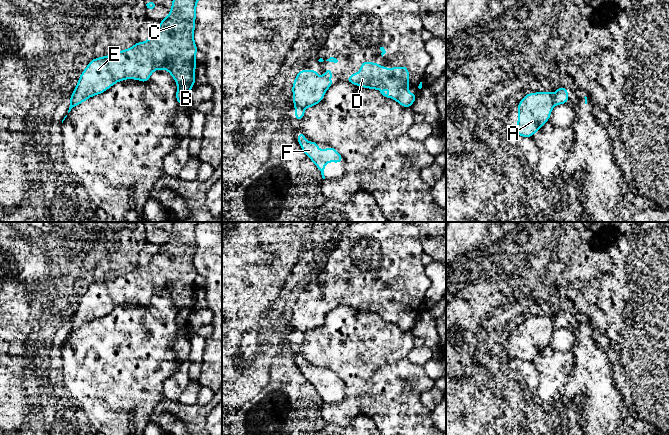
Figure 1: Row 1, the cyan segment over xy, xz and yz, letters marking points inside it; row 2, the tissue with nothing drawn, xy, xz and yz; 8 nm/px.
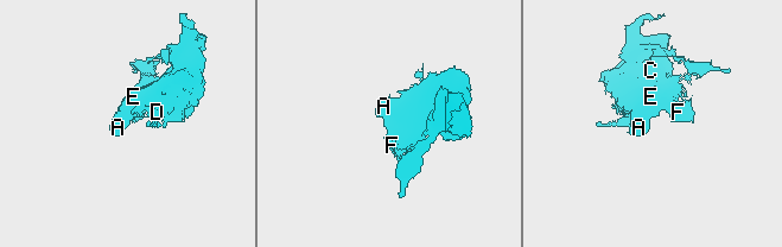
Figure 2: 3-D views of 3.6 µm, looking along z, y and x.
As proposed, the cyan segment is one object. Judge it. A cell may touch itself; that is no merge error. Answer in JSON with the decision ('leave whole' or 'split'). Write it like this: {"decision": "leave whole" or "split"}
{"decision": "split"}

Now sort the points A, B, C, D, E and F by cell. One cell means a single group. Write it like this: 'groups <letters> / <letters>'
groups A B C D E / F

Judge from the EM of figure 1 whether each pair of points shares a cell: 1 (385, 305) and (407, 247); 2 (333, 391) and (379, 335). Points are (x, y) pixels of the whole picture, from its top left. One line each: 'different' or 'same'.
1: same
2: different

